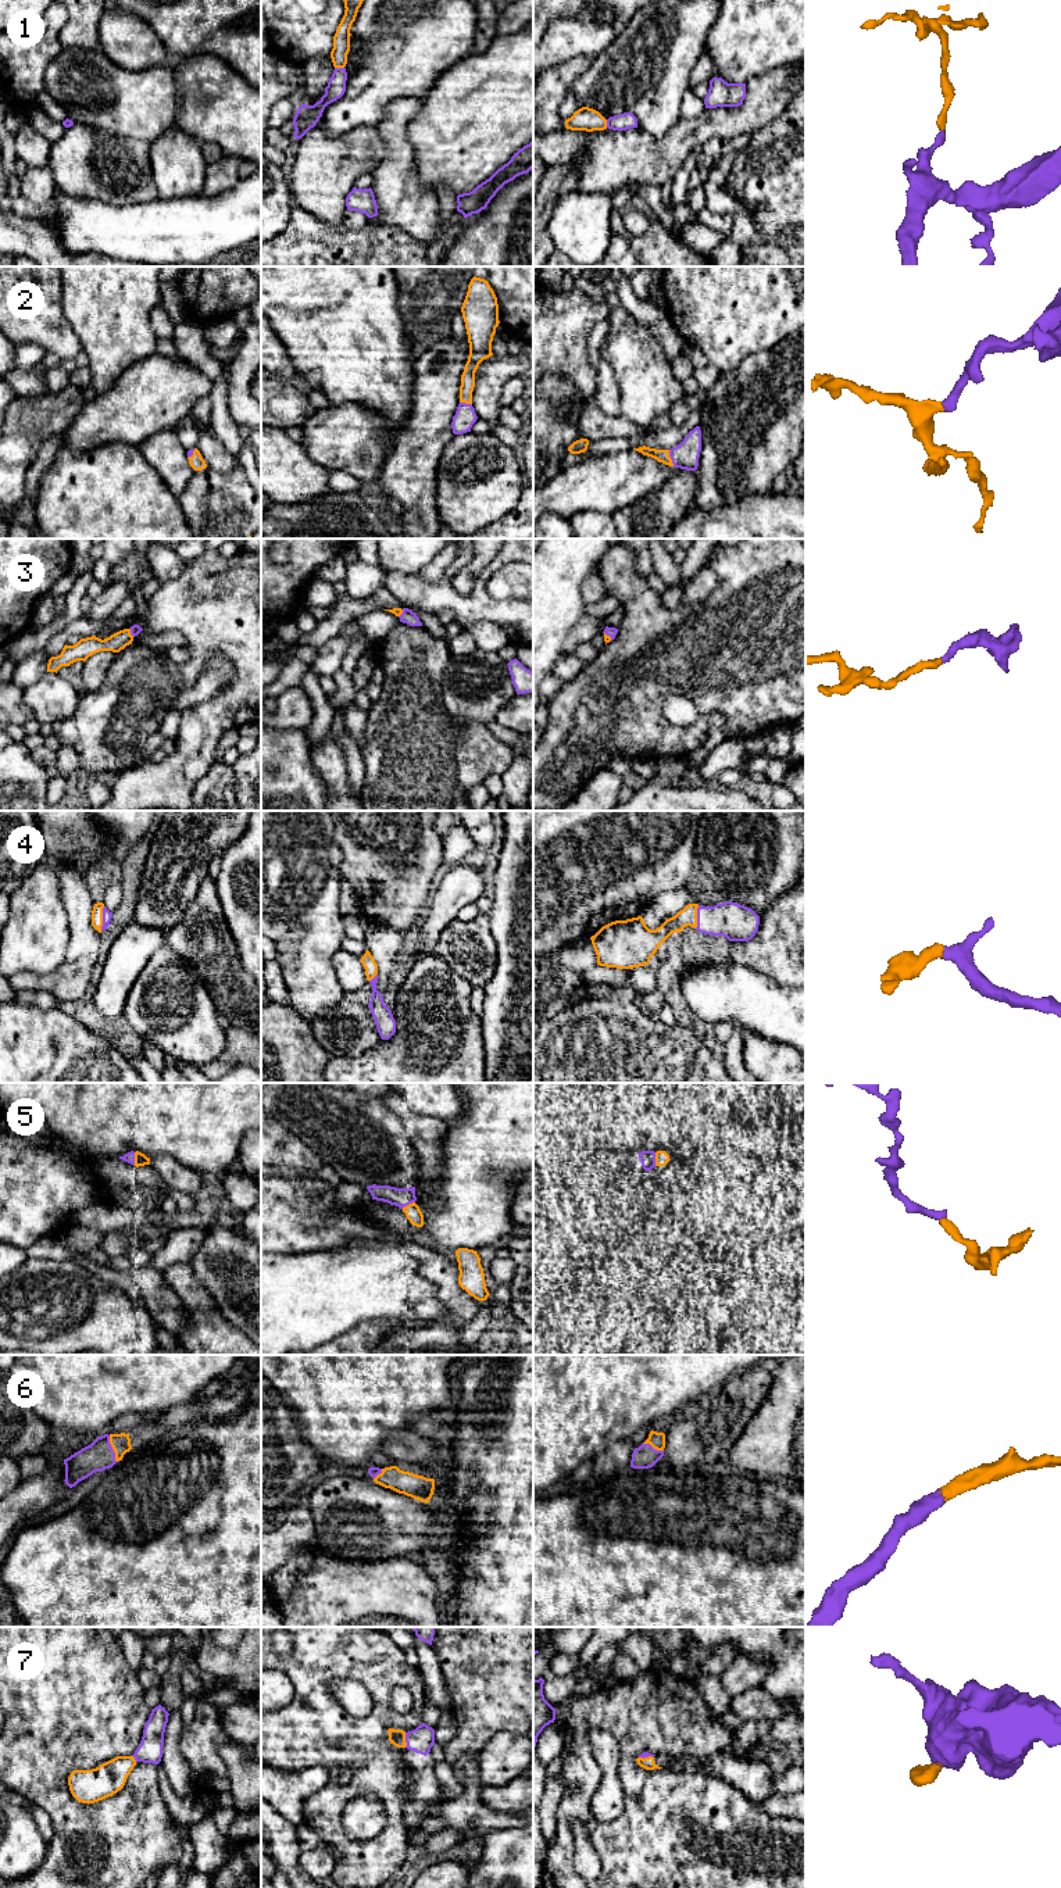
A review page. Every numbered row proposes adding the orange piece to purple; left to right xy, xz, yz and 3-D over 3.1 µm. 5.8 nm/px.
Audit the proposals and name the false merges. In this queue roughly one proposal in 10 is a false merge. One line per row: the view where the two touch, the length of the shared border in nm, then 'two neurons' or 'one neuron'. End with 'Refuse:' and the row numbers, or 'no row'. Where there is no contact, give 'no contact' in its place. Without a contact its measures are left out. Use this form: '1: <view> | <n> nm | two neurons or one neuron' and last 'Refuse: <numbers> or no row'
1: xz | 60 nm | one neuron
2: yz | 100 nm | one neuron
3: yz | 60 nm | one neuron
4: xy | 150 nm | one neuron
5: yz | 80 nm | one neuron
6: xy | 160 nm | one neuron
7: xz | 90 nm | one neuron
Refuse: no row

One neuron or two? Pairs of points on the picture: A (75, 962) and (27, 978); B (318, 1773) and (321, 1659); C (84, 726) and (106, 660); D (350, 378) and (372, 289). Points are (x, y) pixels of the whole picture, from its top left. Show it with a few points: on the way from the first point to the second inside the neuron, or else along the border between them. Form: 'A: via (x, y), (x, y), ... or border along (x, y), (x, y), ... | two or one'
A: via (63, 975), (57, 980), (39, 980) | one
B: border along (286, 1770), (302, 1772), (322, 1766), (329, 1781) | two
C: border along (114, 661), (103, 682), (95, 690), (86, 693) | two
D: via (350, 356), (350, 311) | one

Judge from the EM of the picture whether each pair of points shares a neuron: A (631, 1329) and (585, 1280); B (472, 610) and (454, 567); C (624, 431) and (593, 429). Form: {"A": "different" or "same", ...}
{"A": "same", "B": "same", "C": "same"}

